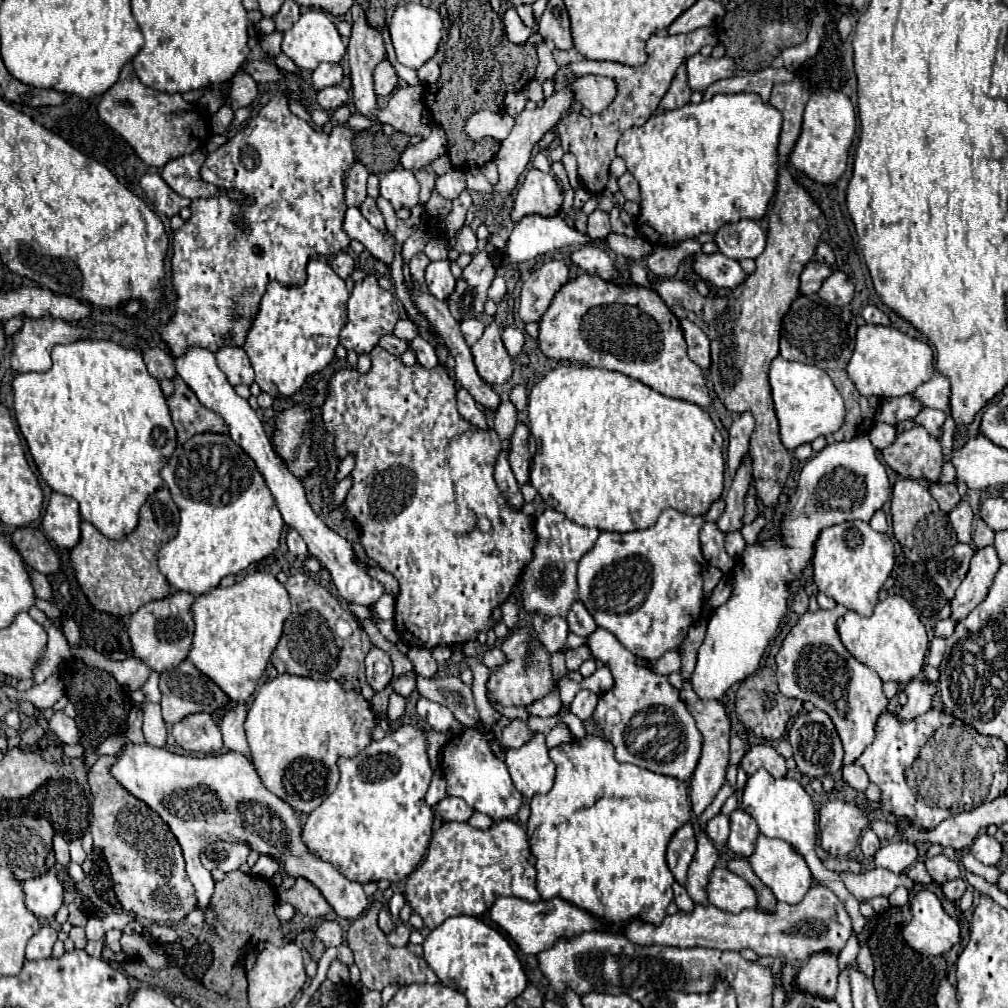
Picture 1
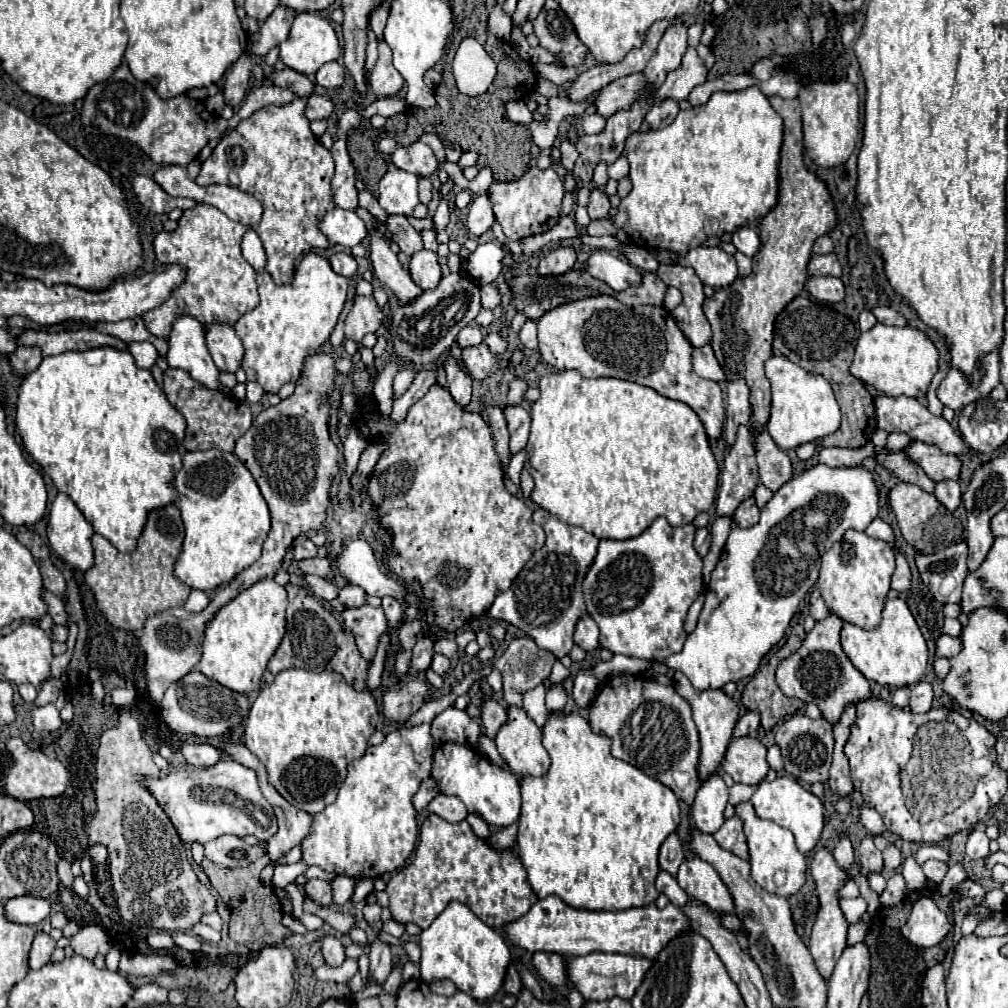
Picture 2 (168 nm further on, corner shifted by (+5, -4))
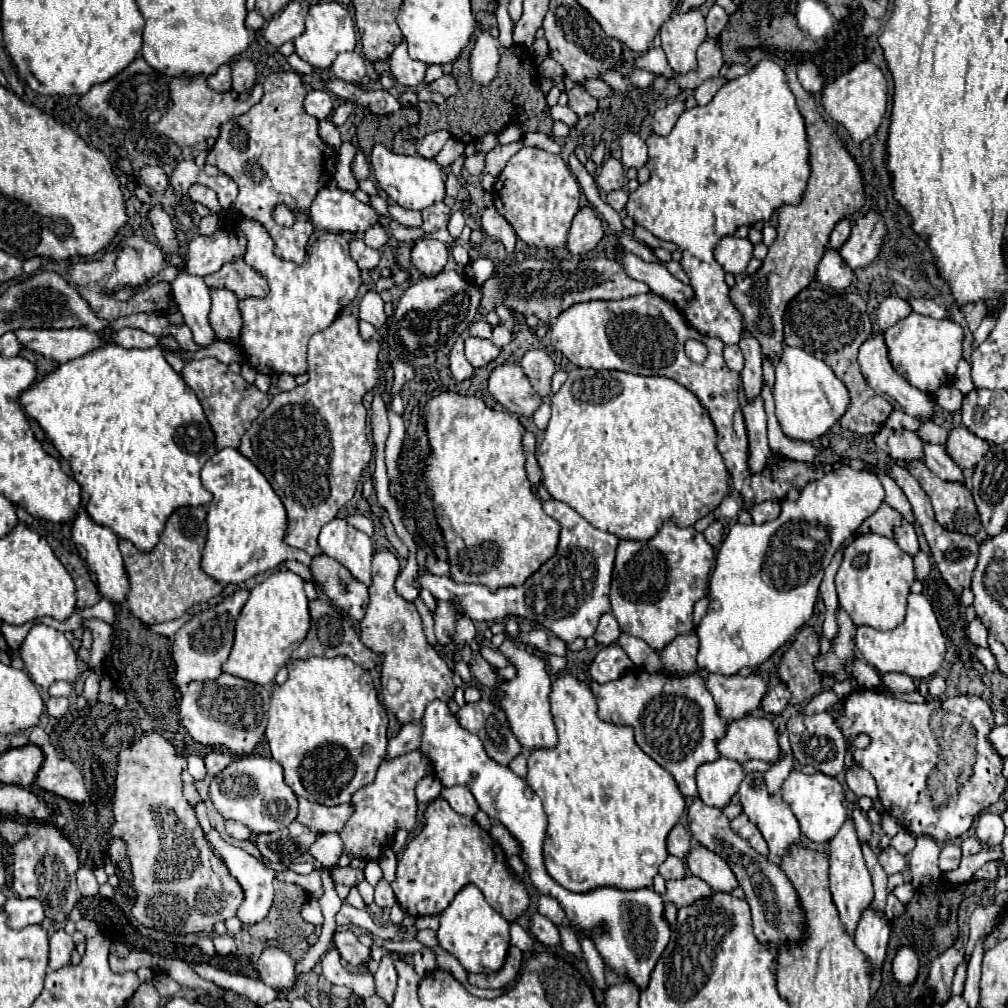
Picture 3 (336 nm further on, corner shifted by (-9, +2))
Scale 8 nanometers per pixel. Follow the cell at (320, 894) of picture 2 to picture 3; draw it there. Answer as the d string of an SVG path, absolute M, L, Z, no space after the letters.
M341 867L341 869L335 869L333 871L333 879L335 883L343 883L343 885L349 885L349 887L355 887L359 881L365 879L363 875L363 867Z

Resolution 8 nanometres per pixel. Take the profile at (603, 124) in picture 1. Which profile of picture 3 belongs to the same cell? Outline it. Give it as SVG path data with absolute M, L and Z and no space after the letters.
M691 9L685 15L673 15L667 23L663 23L661 47L673 71L689 73L697 69L695 51L705 37L705 17L699 9Z

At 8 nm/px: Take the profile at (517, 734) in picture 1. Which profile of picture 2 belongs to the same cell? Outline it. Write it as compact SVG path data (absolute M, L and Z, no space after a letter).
M487 697L485 705L483 705L481 721L483 721L483 729L485 729L487 737L495 739L497 731L507 723L507 709L501 703L497 703L495 699Z

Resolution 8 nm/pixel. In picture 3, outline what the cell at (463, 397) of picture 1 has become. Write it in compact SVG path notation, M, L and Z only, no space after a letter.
M459 335L459 339L455 341L455 345L449 353L449 369L457 381L465 381L473 375L473 367L471 367L471 363L467 363L465 353L463 353L463 335Z

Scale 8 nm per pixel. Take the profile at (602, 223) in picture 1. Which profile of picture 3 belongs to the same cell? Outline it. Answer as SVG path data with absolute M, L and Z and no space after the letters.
M609 157L603 165L601 171L597 175L597 185L603 191L613 191L613 189L621 189L625 183L625 167L619 159Z

